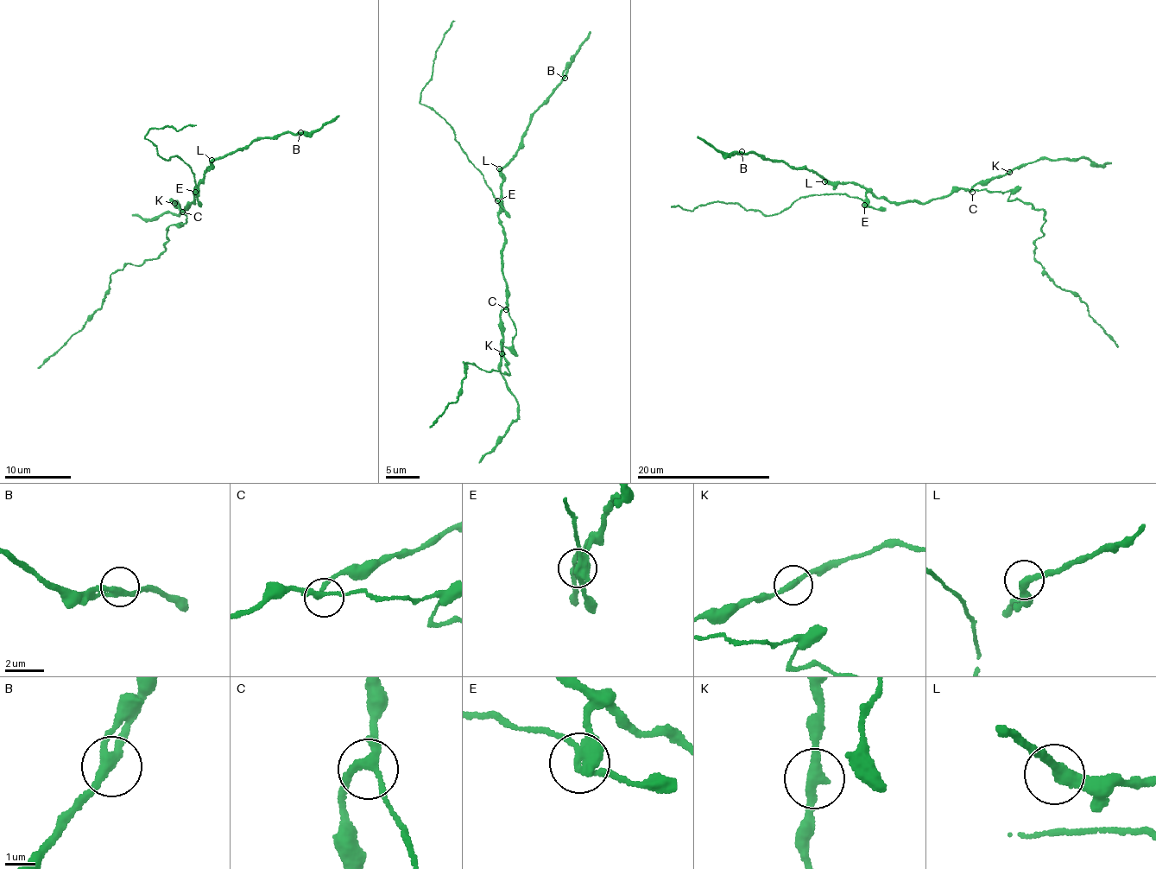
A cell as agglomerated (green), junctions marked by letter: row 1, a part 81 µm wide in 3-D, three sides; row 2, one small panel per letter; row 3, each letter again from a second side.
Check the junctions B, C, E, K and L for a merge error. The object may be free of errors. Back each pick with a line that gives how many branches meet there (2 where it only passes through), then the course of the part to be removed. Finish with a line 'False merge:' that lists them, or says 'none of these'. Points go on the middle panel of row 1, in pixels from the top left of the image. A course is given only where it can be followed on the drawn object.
E: branches 3; course (497, 200), (483, 174), (461, 148), (451, 127), (420, 102), (421, 90), (432, 73), (435, 53), (454, 22)
False merge: E

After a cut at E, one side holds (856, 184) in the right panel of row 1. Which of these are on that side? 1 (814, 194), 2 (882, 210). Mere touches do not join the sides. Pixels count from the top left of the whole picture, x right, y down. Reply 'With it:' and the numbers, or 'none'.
With it: none

